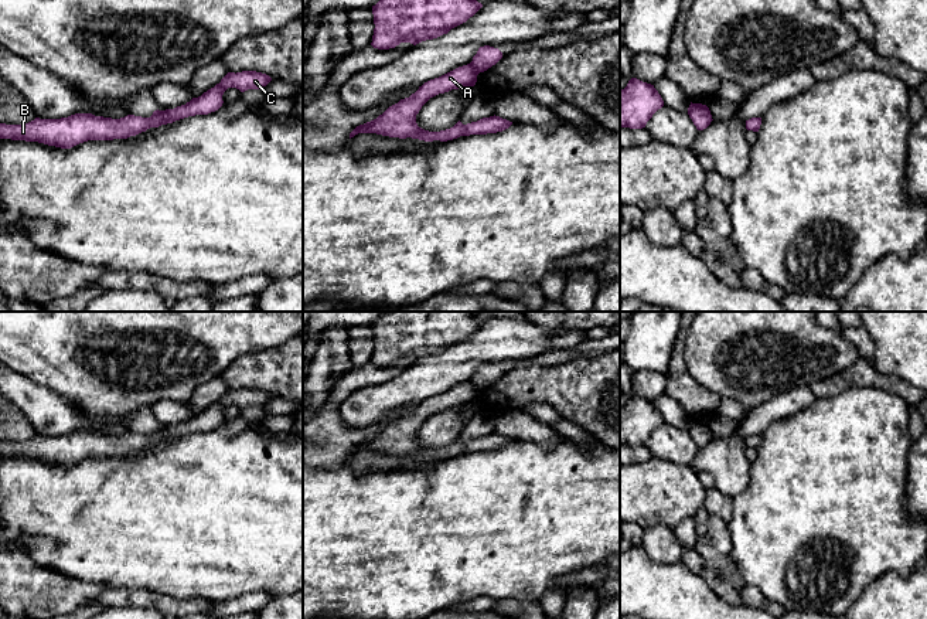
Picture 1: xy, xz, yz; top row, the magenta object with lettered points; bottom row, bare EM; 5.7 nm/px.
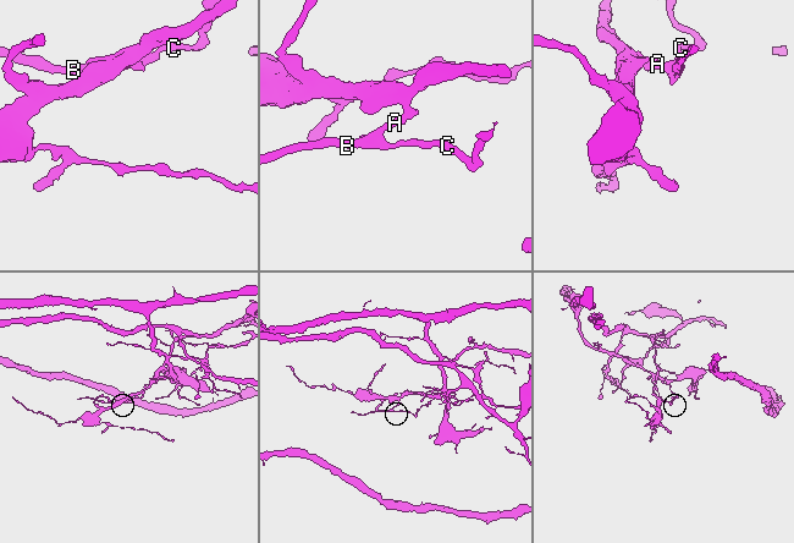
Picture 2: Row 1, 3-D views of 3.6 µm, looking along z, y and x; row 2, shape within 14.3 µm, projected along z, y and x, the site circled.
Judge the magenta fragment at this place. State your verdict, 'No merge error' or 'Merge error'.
Merge error

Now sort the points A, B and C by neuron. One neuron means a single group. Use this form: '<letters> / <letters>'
A B / C

